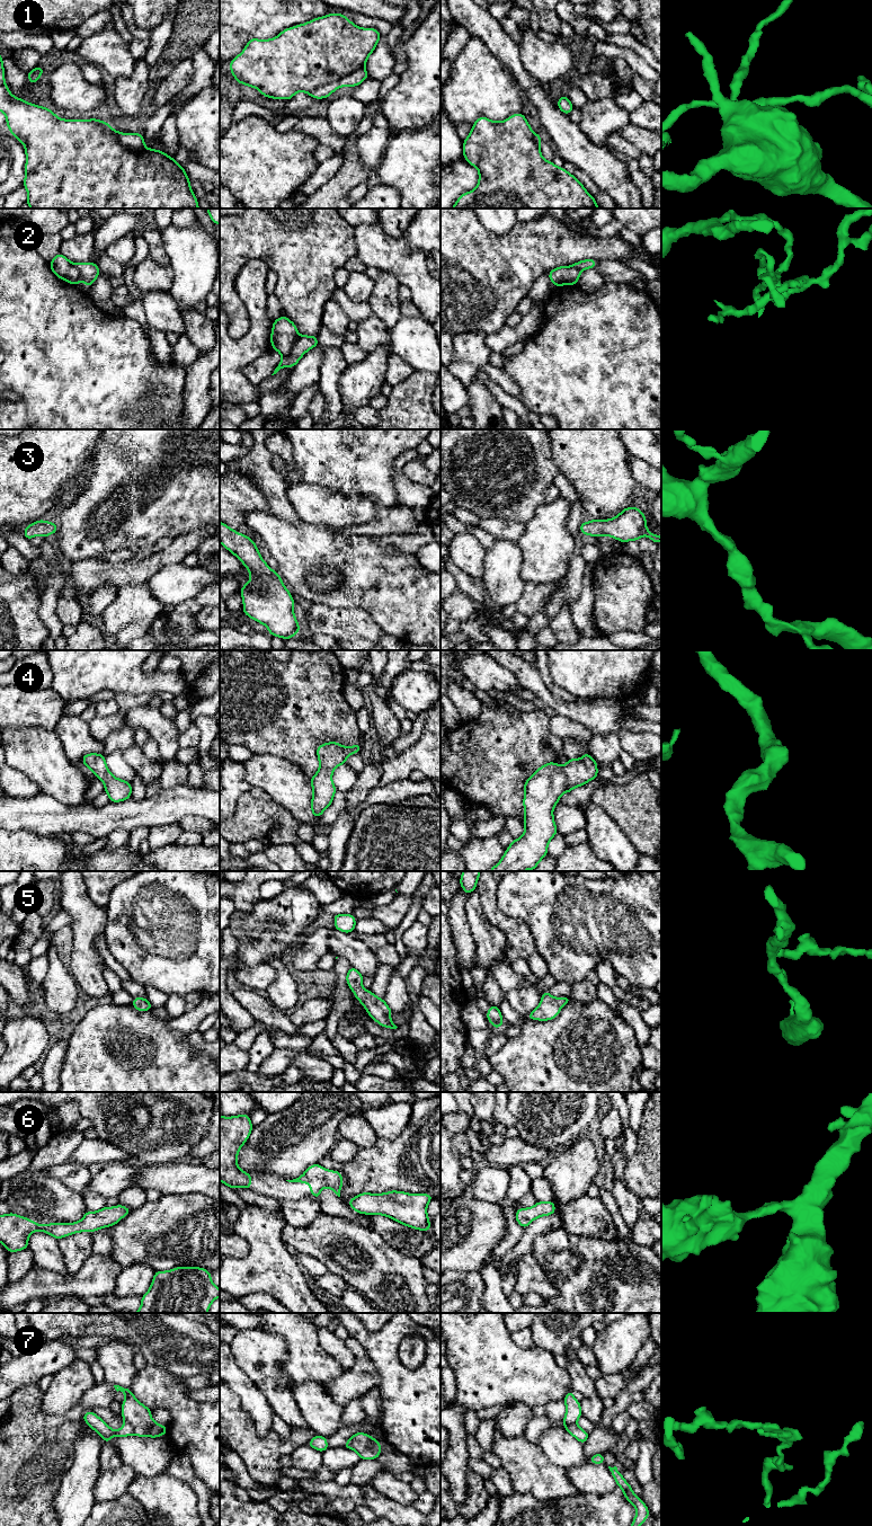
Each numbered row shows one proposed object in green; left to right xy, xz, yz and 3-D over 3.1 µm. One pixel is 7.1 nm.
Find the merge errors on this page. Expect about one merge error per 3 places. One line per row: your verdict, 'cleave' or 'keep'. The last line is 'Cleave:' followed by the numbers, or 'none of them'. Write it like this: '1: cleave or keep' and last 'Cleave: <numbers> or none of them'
1: cleave
2: cleave
3: keep
4: keep
5: keep
6: keep
7: cleave
Cleave: 1, 2, 7

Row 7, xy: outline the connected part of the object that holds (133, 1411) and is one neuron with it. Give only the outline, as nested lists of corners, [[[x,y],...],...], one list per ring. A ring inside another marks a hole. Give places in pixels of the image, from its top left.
[[[114,1385],[115,1390],[126,1396],[122,1403],[121,1414],[125,1422],[134,1428],[134,1435],[139,1437],[157,1438],[167,1434],[167,1427],[157,1423],[151,1417],[151,1409],[143,1405],[132,1393],[131,1389]]]

